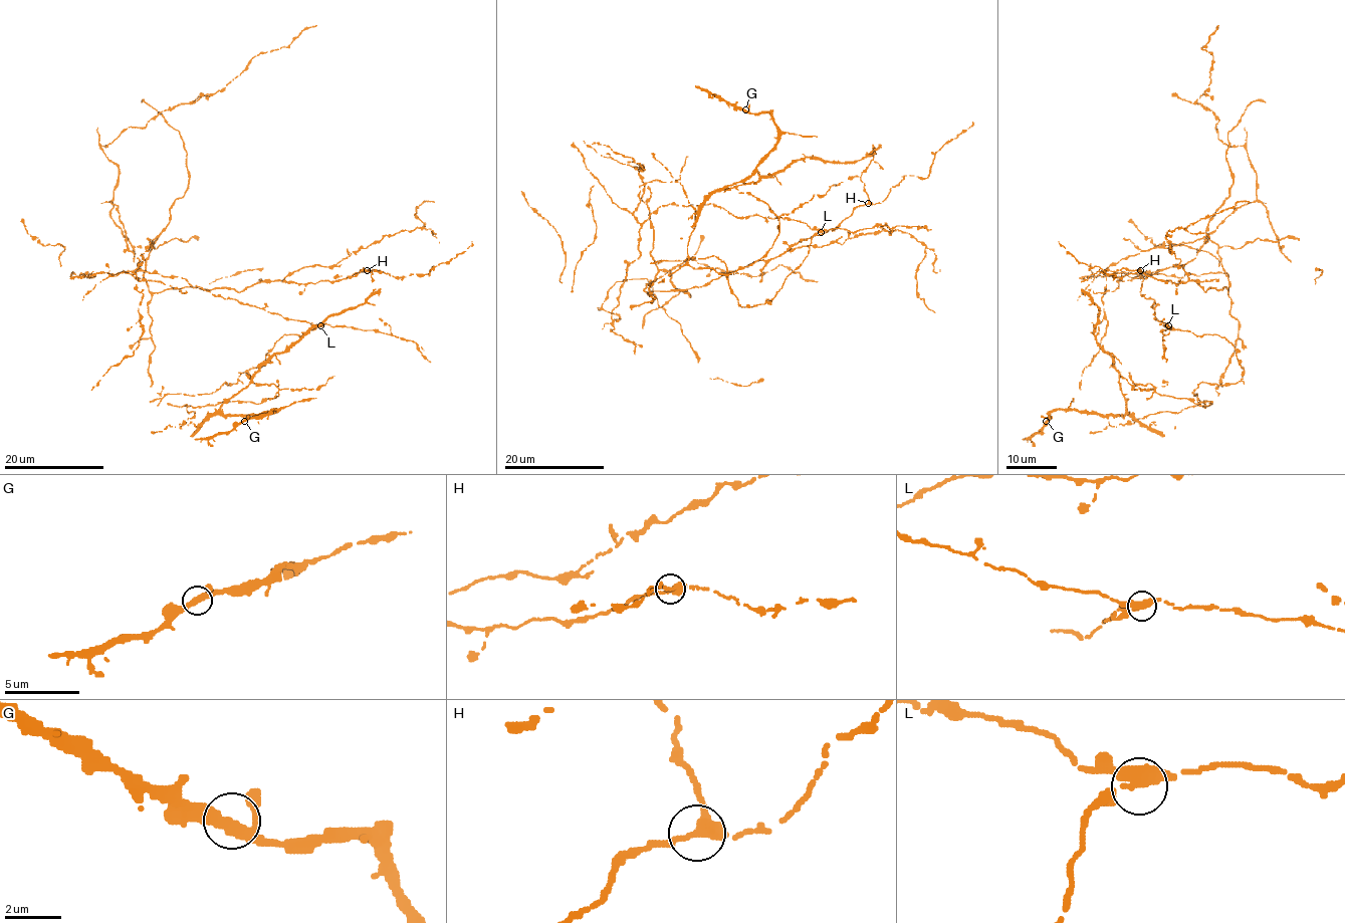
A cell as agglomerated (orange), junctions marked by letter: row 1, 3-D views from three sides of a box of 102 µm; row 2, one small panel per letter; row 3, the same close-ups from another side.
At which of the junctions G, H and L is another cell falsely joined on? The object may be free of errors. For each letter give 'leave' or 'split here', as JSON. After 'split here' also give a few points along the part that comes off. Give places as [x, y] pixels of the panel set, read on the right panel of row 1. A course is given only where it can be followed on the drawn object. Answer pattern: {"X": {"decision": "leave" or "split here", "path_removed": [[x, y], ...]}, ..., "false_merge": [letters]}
{"G": {"decision": "leave"}, "H": {"decision": "leave"}, "L": {"decision": "split here", "path_removed": [[1169, 325], [1223, 336], [1244, 370], [1238, 382], [1201, 382], [1192, 392], [1200, 402]]}, "false_merge": ["L"]}

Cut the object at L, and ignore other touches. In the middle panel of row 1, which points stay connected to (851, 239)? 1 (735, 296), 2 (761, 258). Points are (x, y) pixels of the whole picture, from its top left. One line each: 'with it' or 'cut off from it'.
1: cut off from it
2: with it

